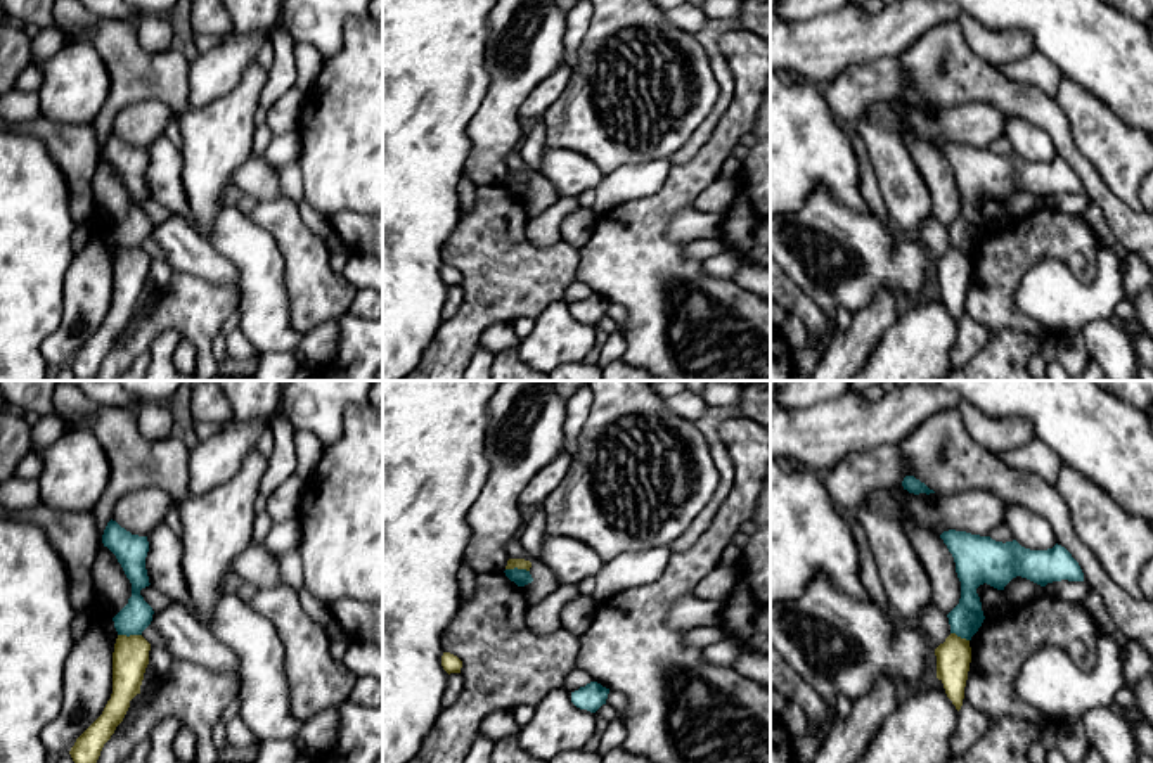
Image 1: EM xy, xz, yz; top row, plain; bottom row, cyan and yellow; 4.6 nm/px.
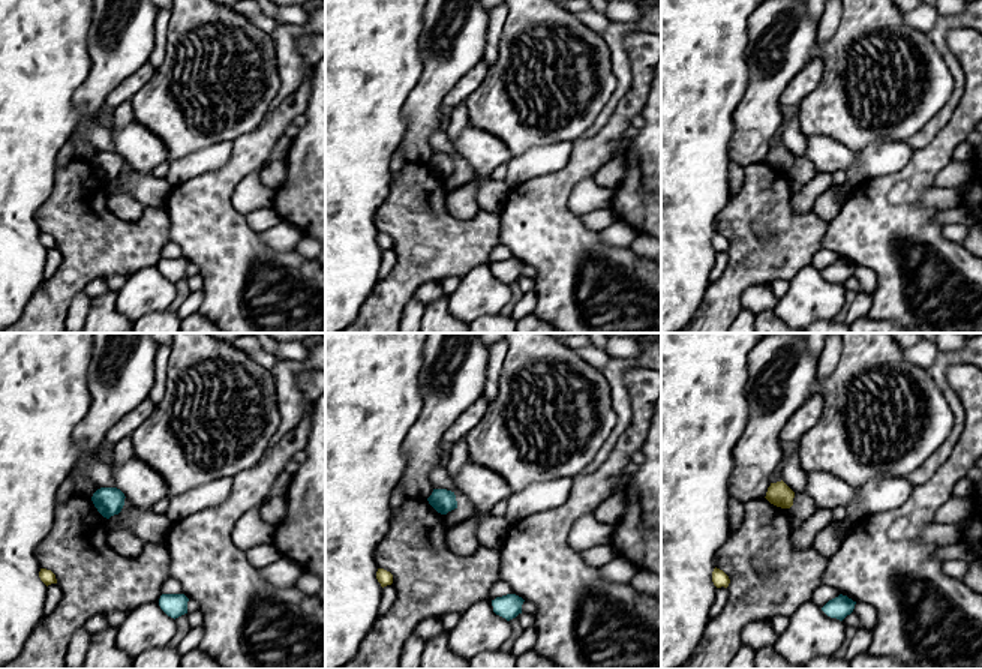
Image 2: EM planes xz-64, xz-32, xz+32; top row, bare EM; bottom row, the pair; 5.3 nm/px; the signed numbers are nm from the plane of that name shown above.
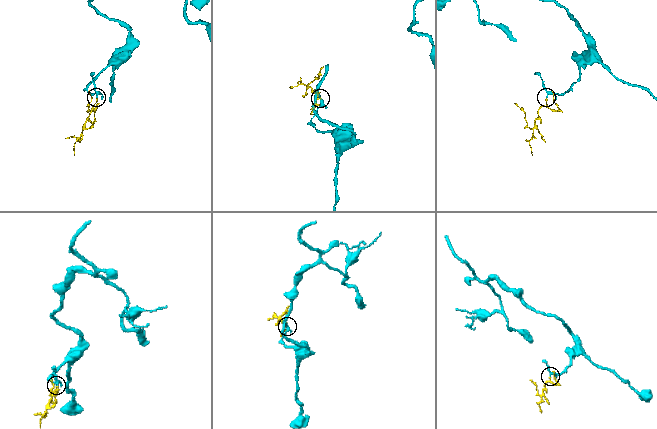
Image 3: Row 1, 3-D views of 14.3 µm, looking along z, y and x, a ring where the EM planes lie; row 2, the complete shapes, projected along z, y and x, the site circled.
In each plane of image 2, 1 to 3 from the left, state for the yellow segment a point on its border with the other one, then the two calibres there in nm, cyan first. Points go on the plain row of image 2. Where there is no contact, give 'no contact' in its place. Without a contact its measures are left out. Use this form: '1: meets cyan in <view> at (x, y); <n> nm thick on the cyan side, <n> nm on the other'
1: no contact
2: no contact
3: no contact

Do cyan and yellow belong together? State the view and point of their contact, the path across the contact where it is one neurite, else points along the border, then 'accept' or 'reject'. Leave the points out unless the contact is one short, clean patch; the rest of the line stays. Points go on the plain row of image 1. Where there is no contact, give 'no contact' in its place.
contact xy (130, 246); border xy (118, 246), (141, 248); reject

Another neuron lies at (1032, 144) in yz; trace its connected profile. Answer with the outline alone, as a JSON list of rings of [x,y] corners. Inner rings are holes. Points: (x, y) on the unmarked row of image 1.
[[[1008,116],[1004,137],[1025,161],[1047,163],[1058,156],[1049,135],[1018,116]]]

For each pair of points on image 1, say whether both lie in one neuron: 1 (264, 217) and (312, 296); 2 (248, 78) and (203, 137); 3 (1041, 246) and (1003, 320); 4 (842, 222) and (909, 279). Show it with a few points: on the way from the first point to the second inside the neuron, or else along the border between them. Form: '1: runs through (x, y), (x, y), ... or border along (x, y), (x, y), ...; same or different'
1: runs through (284, 232), (303, 251), (307, 275); same
2: runs through (246, 92), (217, 123); same
3: runs through (1022, 260), (1003, 279), (1003, 301); same
4: runs through (859, 239), (878, 258), (892, 263); same

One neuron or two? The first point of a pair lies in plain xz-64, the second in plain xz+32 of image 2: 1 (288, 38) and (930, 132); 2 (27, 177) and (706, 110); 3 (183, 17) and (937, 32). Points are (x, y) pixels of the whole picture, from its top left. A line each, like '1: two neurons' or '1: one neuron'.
1: one neuron
2: one neuron
3: two neurons

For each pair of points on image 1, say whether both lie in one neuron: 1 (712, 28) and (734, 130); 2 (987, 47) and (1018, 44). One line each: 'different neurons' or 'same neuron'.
1: different neurons
2: same neuron

